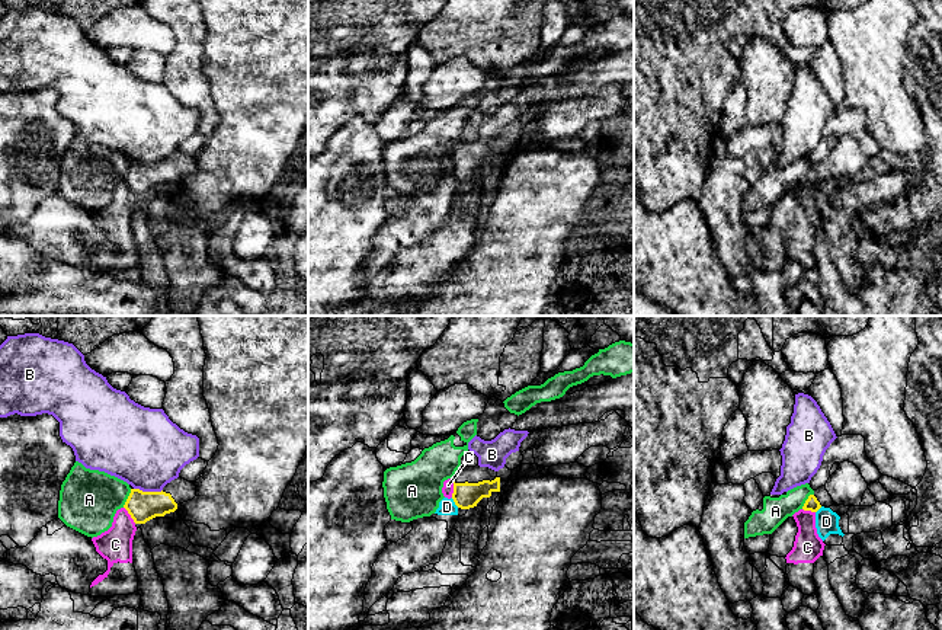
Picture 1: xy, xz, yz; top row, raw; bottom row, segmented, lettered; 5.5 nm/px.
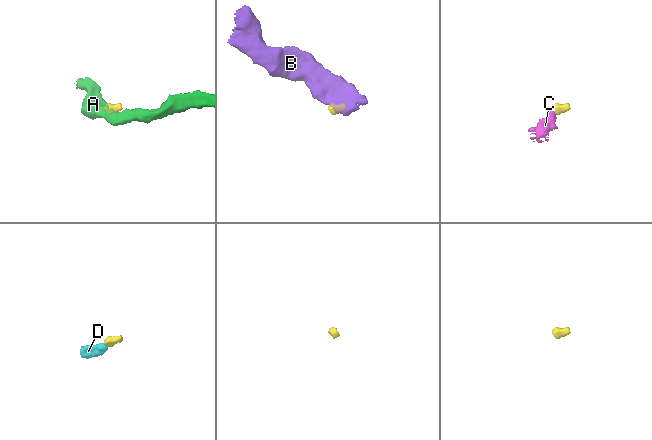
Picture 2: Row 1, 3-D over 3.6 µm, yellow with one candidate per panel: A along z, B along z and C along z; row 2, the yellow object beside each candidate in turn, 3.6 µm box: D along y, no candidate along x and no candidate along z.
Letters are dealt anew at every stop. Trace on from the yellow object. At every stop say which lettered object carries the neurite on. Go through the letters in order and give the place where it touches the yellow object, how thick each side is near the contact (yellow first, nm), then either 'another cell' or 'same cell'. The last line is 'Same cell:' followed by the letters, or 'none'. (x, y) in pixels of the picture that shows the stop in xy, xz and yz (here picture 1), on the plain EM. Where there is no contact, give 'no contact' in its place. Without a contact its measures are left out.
A: meets yellow in xy at (128, 172); 160 nm thick on the yellow side, 320 nm on the other; another cell
B: meets yellow in xy at (149, 166); 160 nm thick on the yellow side, 420 nm on the other; another cell
C: meets yellow in xy at (130, 188); 160 nm thick on the yellow side, 190 nm on the other; another cell
D: meets yellow in xz at (454, 175); 140 nm thick on the yellow side, 100 nm on the other; another cell
Same cell: none

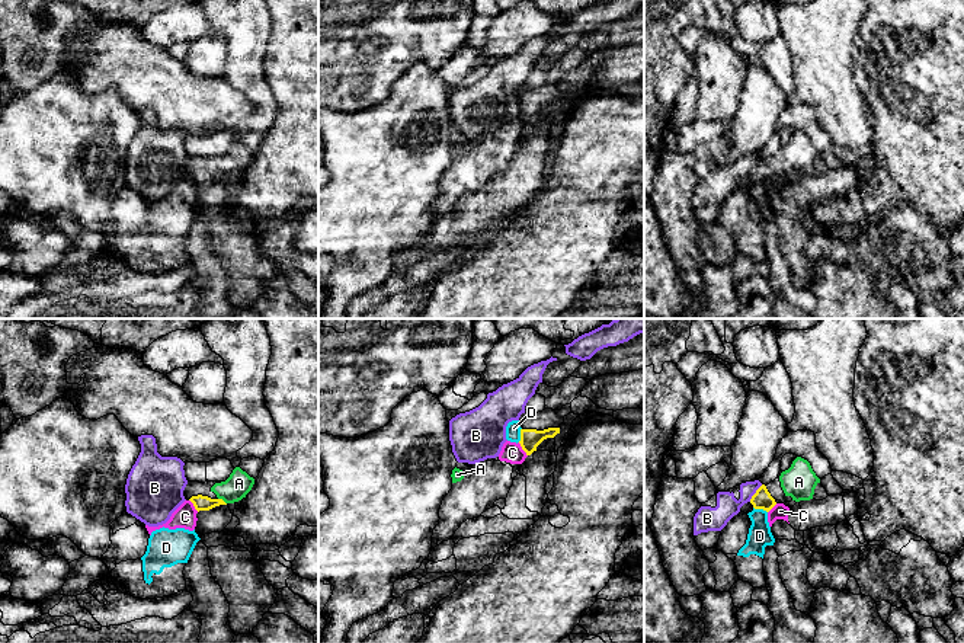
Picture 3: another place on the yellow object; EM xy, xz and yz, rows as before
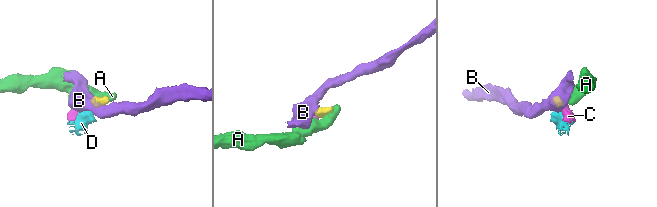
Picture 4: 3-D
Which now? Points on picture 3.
A: meets yellow in xy at (223, 175); 80 nm thick on the yellow side, 140 nm on the other; same cell
B: meets yellow in yz at (755, 168); 110 nm thick on the yellow side, 120 nm on the other; another cell
C: meets yellow in xz at (522, 122); 110 nm thick on the yellow side, 120 nm on the other; another cell
D: meets yellow in yz at (761, 182); 110 nm thick on the yellow side, 130 nm on the other; another cell
Same cell: A

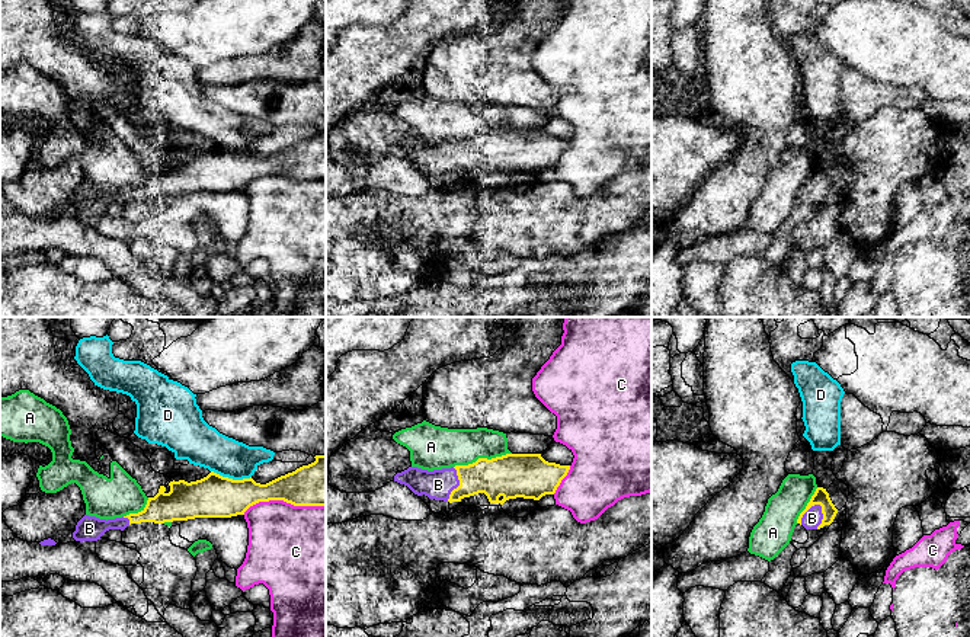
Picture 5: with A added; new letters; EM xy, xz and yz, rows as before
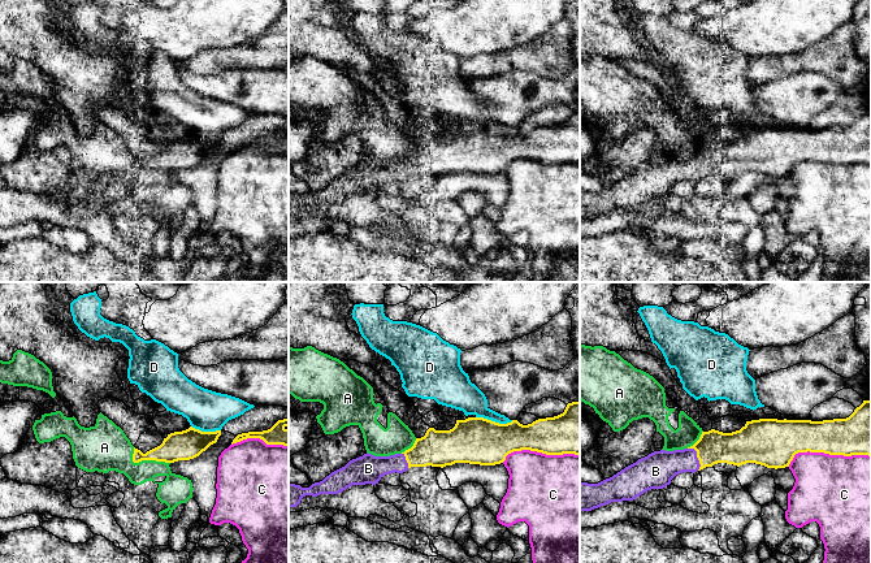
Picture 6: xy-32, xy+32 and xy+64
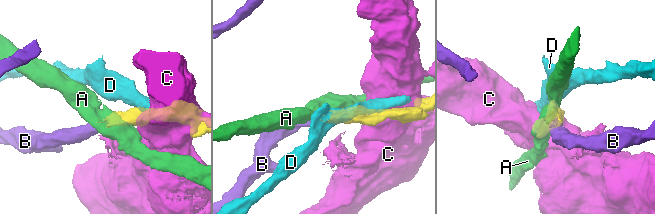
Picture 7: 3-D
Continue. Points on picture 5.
A: meets yellow in xz at (482, 133); 240 nm thick on the yellow side, 220 nm on the other; another cell
B: meets yellow in yz at (807, 183); 90 nm thick on the yellow side, 100 nm on the other; same cell
C: meets yellow in xy at (284, 175); 260 nm thick on the yellow side, 440 nm on the other; another cell
D: meets yellow in xy at (231, 153); 240 nm thick on the yellow side, 220 nm on the other; another cell
Same cell: B

